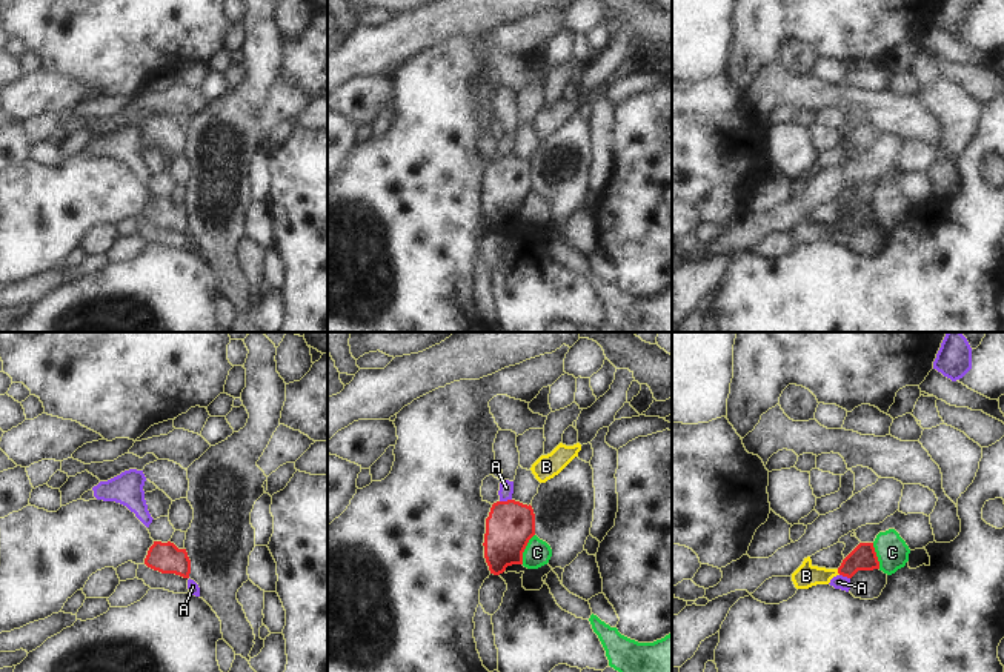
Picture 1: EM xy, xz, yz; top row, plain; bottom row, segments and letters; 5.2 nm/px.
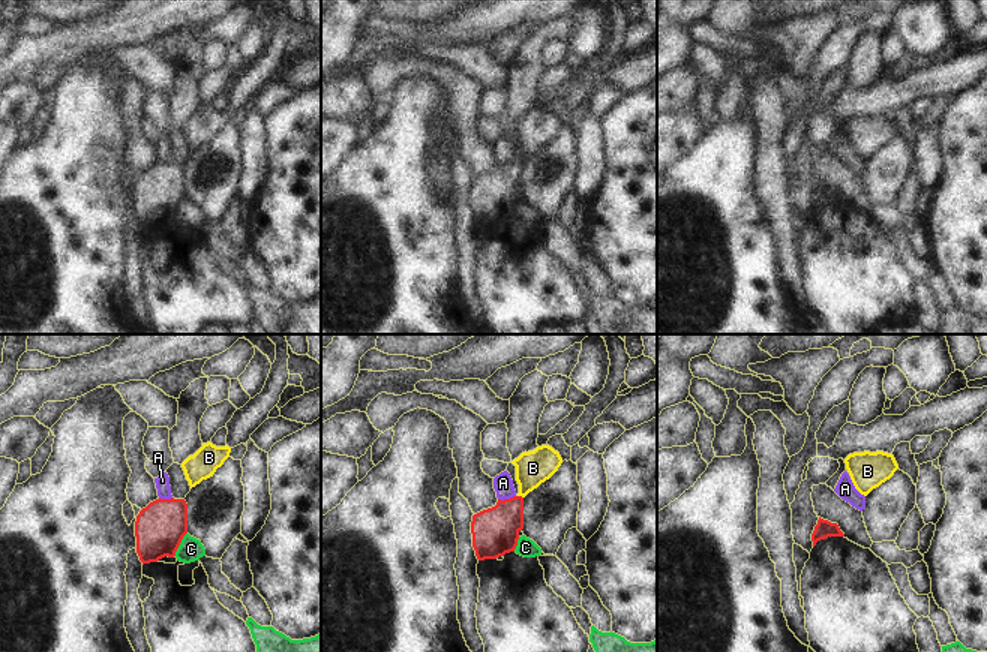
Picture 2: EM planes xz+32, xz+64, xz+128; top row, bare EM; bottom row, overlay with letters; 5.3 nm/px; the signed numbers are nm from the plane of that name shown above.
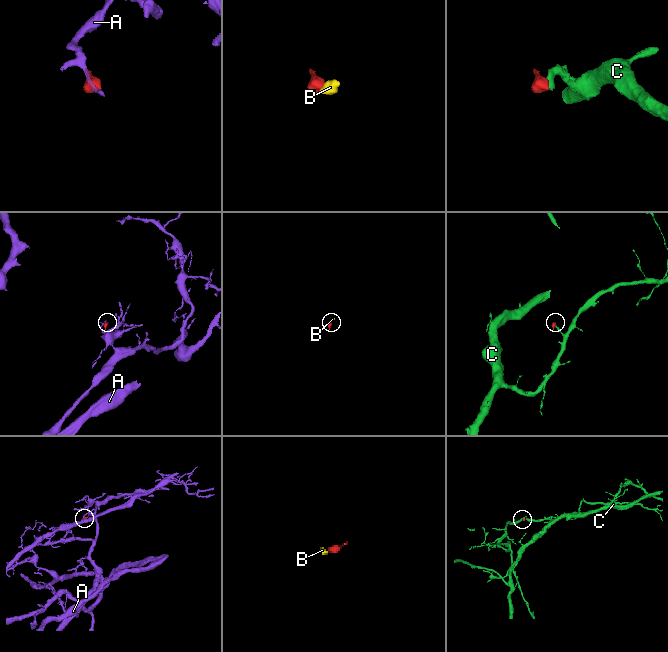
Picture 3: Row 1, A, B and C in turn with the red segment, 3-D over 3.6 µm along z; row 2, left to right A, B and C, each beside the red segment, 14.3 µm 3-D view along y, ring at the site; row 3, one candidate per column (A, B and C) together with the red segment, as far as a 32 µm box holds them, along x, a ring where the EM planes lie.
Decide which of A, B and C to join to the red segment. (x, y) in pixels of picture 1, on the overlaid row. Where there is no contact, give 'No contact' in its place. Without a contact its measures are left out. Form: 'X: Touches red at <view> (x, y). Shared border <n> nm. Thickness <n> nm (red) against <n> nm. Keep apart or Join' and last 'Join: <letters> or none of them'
A: Touches red at xz (505, 502). Shared border 70 nm. Thickness 260 nm (red) against 80 nm. Keep apart
B: Touches red at yz (838, 572). Shared border 40 nm. Thickness 140 nm (red) against 120 nm. Join
C: Touches red at xz (525, 548). Shared border 170 nm. Thickness 260 nm (red) against 140 nm. Keep apart
Join: B.

